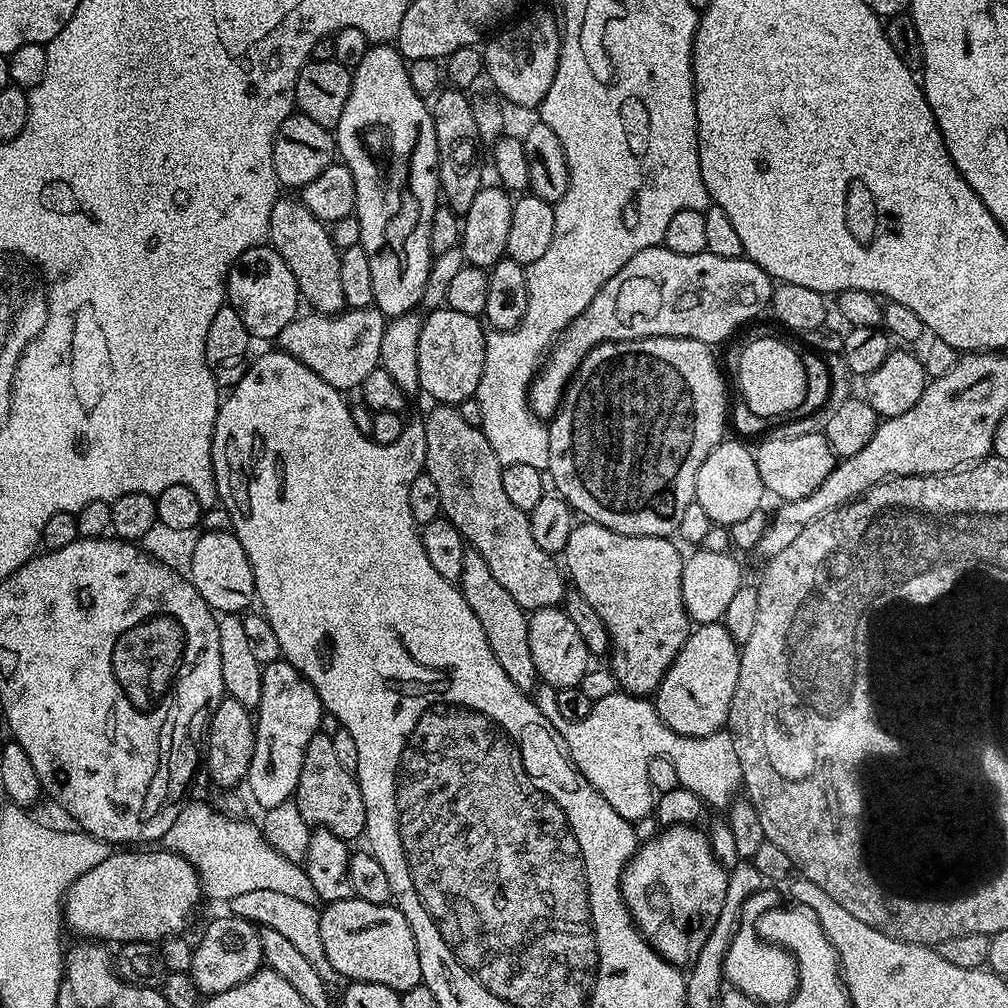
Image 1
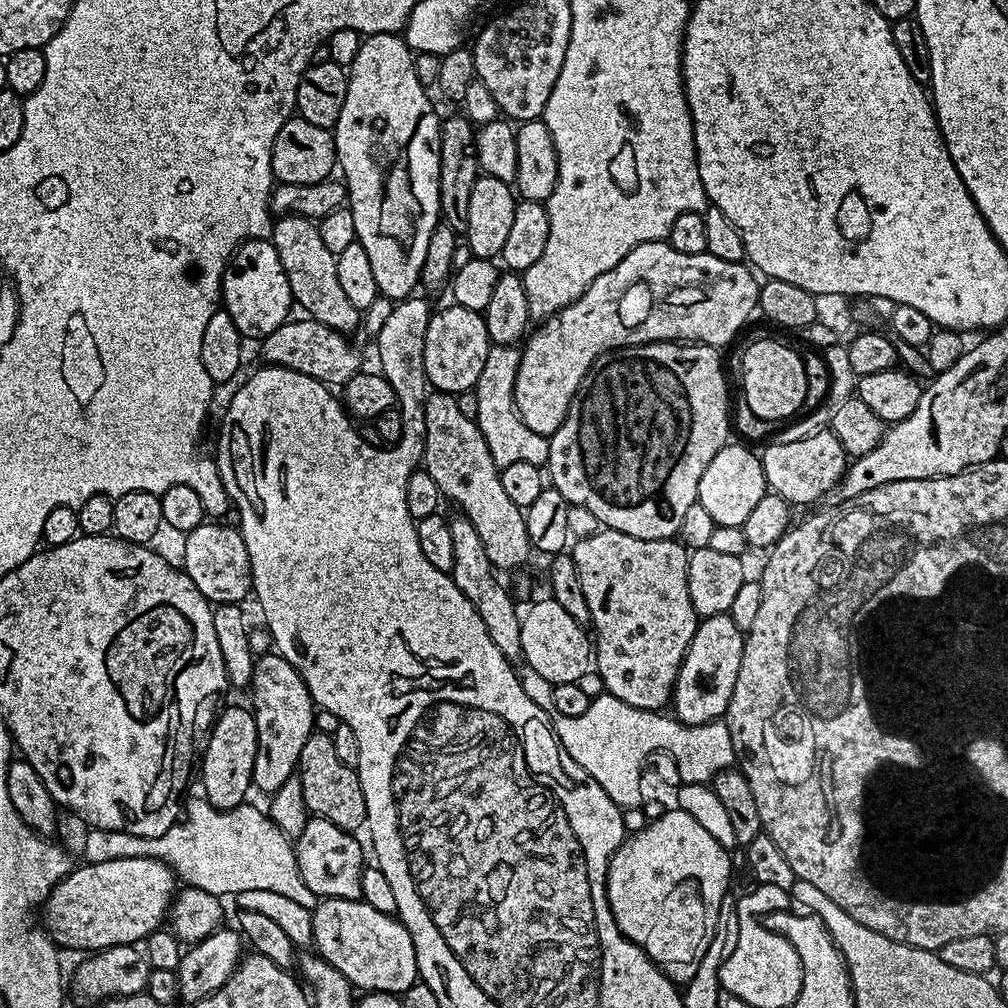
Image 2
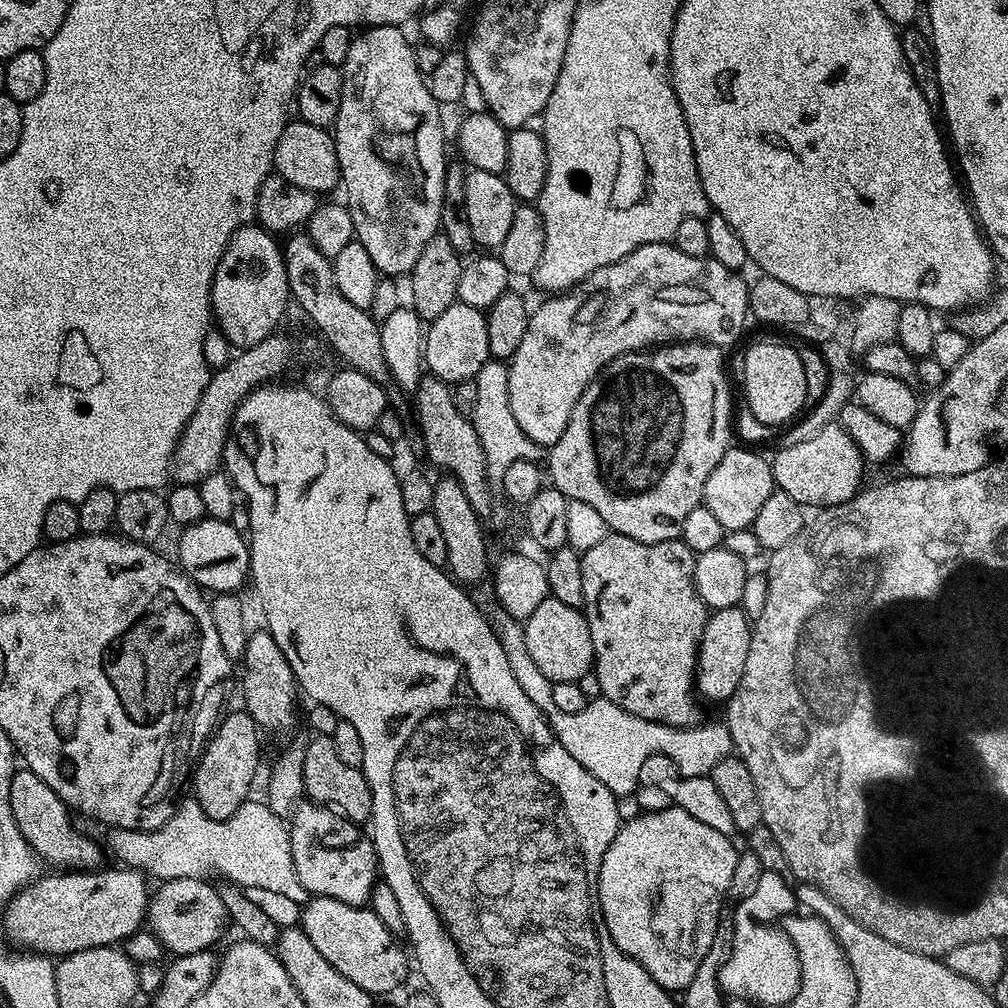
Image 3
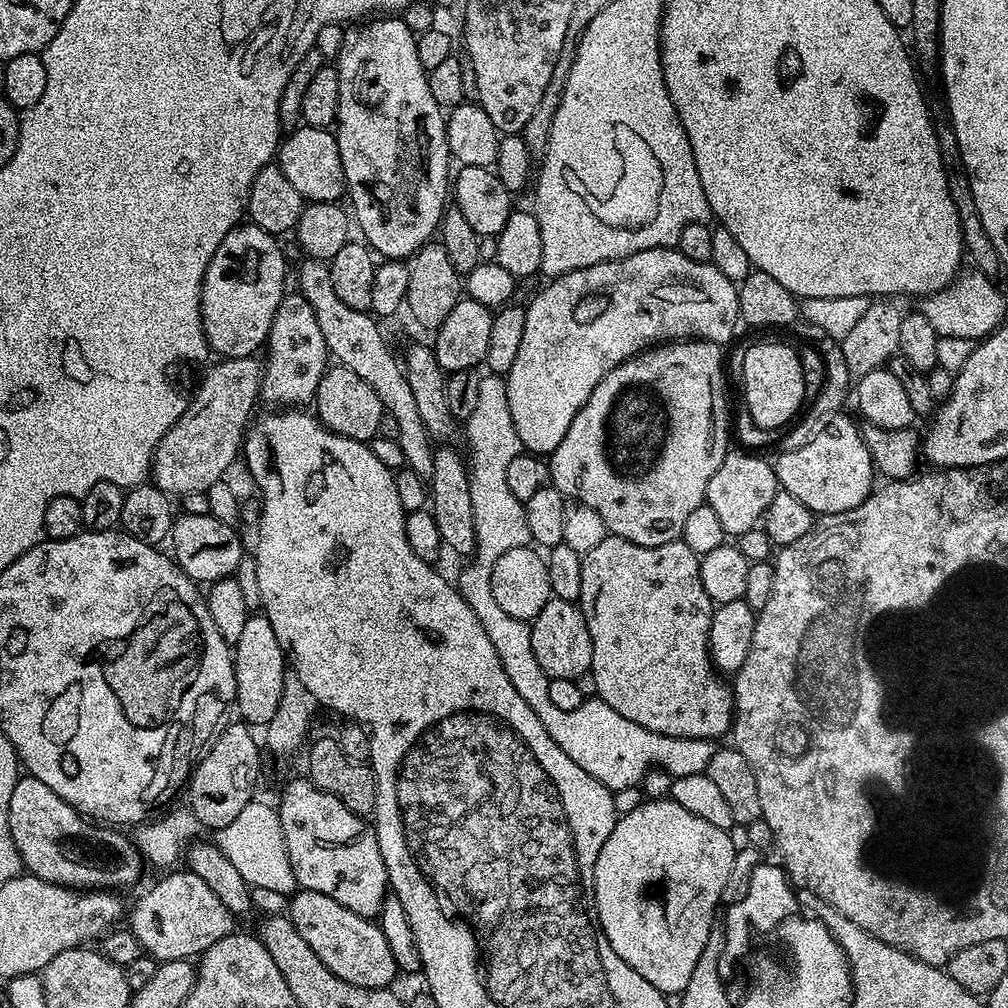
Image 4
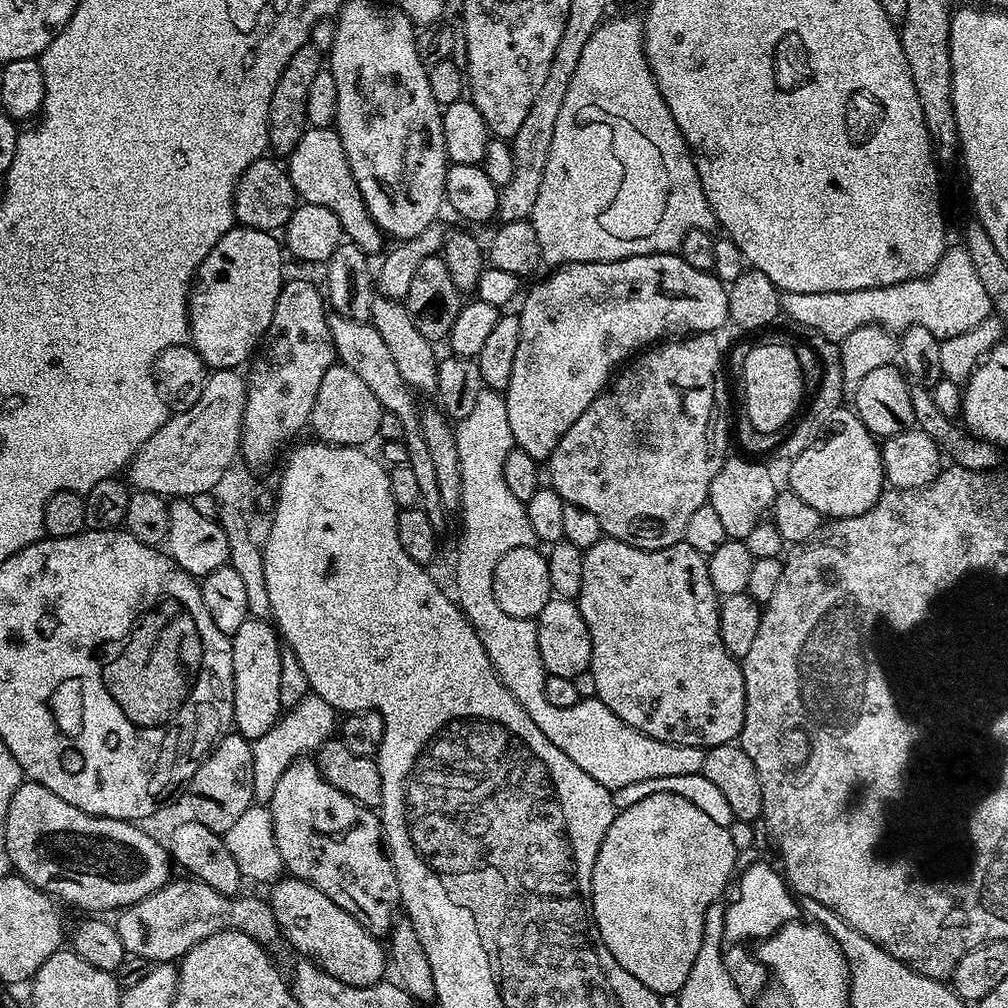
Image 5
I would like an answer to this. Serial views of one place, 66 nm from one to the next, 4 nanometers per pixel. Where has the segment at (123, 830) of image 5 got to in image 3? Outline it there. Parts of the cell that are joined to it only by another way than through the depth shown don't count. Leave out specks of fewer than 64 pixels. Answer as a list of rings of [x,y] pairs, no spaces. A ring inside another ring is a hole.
[[[18,770],[10,782],[10,810],[14,810],[14,822],[18,822],[18,830],[22,830],[22,838],[34,851],[41,861],[53,864],[56,870],[71,870],[87,872],[96,870],[105,863],[106,852],[88,836],[83,836],[74,825],[68,821],[70,809],[38,774],[27,770]]]

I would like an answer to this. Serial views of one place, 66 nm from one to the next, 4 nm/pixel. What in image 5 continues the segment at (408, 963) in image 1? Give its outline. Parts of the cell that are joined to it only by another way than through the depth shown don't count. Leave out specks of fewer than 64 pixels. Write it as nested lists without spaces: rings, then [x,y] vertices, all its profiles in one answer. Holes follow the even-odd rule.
[[[280,878],[271,885],[270,903],[281,935],[300,951],[301,957],[316,964],[326,974],[355,988],[374,986],[385,979],[386,948],[377,937],[365,930],[353,916],[346,914],[322,890],[304,880]]]

